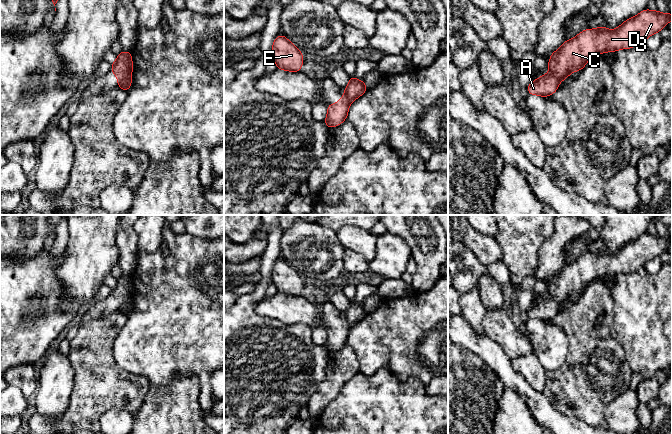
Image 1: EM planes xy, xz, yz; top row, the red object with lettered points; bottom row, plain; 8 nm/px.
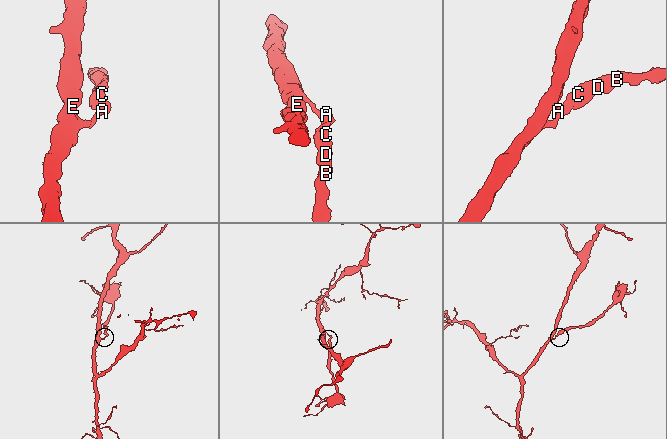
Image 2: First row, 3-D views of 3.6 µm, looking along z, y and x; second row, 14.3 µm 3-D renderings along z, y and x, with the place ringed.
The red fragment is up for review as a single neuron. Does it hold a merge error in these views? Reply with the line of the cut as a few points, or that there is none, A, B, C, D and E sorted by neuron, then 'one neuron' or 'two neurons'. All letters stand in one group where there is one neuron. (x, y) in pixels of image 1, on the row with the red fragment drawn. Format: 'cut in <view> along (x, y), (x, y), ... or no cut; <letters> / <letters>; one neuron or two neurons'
cut in xy along (131, 71), (118, 81); A E / B C D; two neurons

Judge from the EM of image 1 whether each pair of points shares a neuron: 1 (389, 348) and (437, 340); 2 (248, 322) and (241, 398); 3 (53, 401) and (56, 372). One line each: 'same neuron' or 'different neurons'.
1: same neuron
2: same neuron
3: same neuron

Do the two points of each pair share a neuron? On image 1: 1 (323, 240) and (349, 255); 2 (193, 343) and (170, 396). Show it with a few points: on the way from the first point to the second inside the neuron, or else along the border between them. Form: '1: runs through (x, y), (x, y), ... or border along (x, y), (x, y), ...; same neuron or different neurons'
1: border along (345, 249), (343, 255), (344, 269); different neurons
2: border along (155, 384), (194, 376), (200, 387); different neurons

